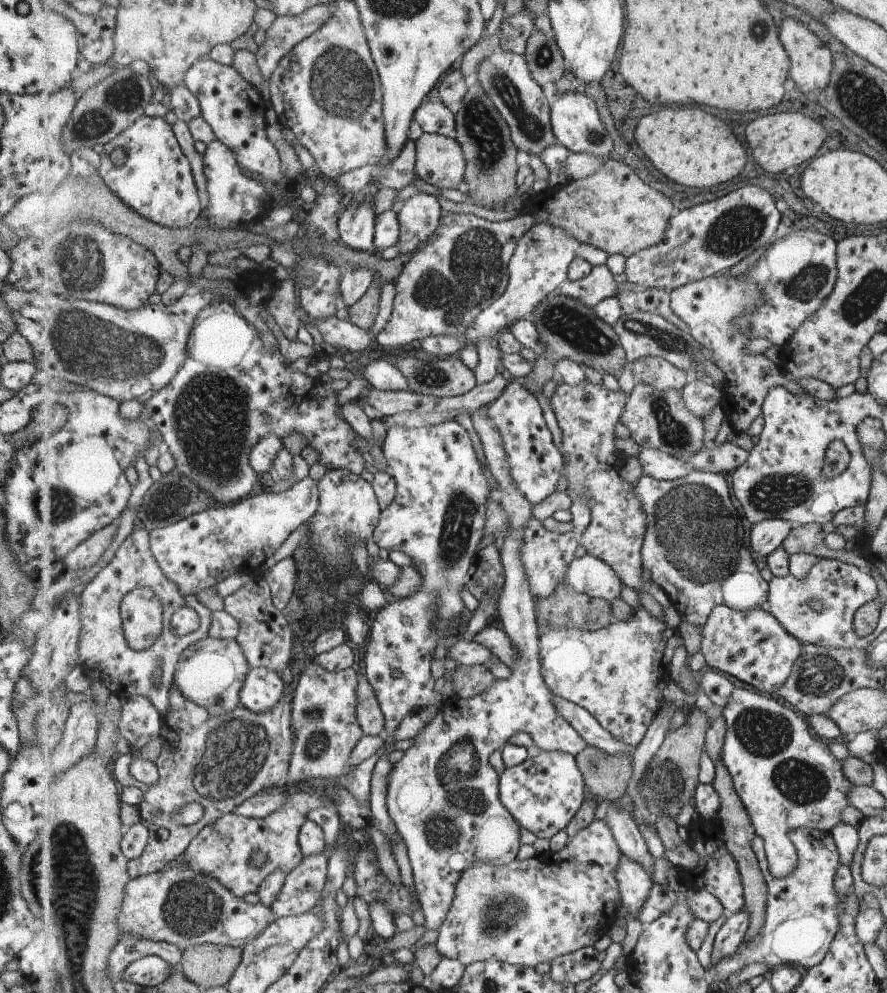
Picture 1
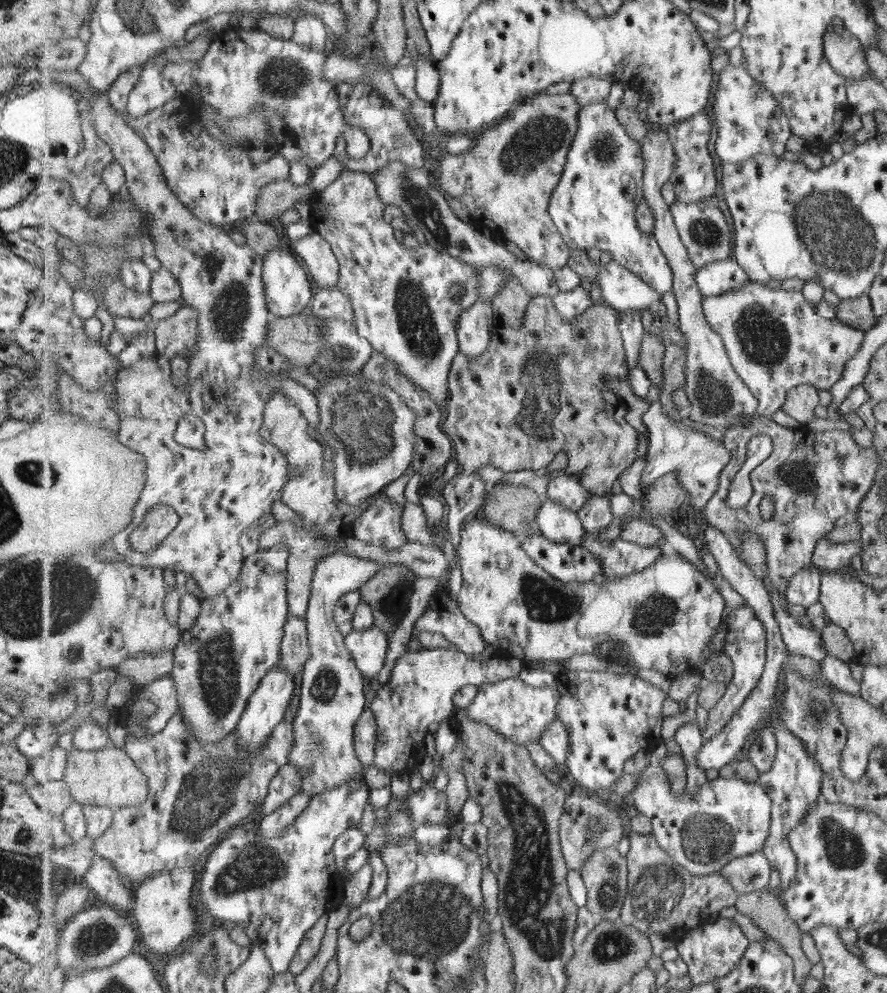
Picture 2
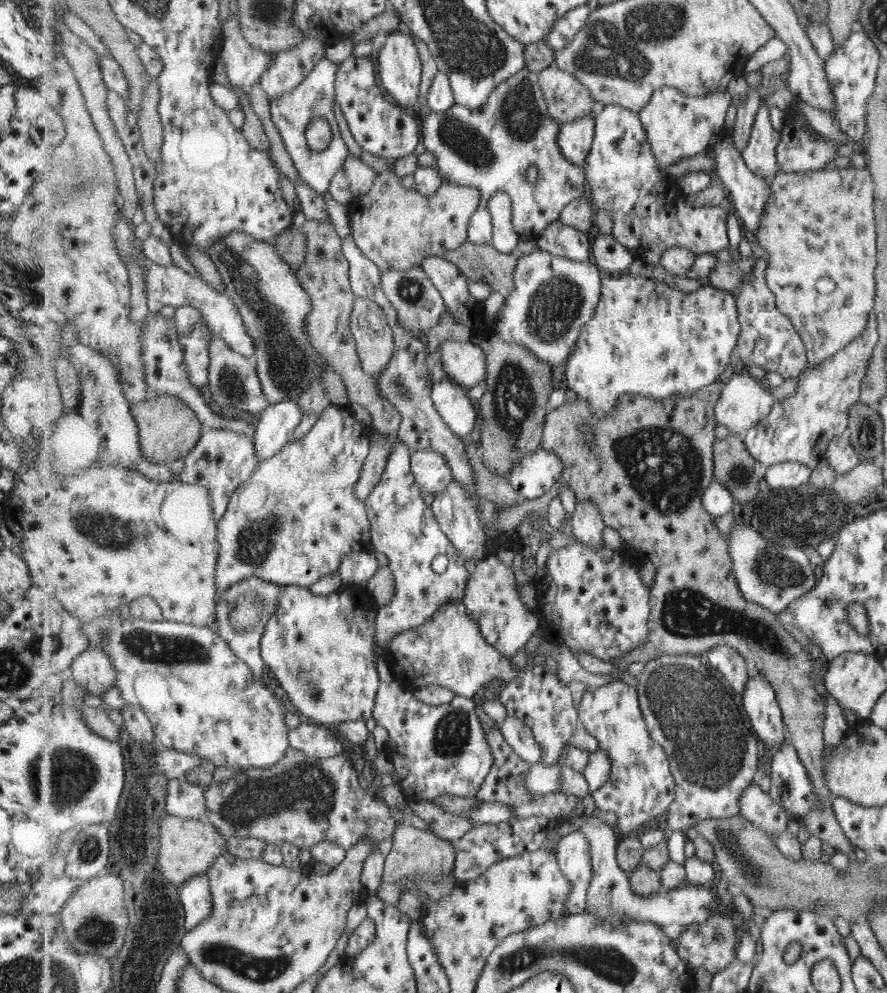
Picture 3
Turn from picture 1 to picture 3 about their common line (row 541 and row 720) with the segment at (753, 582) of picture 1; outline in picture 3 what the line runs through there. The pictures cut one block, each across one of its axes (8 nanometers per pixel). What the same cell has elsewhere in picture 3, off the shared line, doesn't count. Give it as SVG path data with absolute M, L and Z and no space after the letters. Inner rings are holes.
M691 653L665 654L655 662L649 662L638 682L640 707L649 733L669 755L672 772L676 778L676 800L663 822L674 831L683 831L707 818L728 819L741 814L741 797L745 789L760 776L757 766L762 764L763 742L757 740L753 721L745 710L742 696L737 690L729 690L717 674L701 662L701 657Z

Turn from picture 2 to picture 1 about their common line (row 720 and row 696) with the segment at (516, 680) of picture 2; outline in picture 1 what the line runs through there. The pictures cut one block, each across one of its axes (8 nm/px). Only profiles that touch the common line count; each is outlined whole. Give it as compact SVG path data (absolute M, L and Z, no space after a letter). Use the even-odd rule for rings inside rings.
M487 409L475 411L471 414L474 429L480 436L486 461L492 476L498 483L498 496L503 510L509 514L509 532L505 539L505 546L500 550L502 564L506 571L503 593L498 605L499 617L504 625L504 631L520 650L518 661L511 668L511 676L506 680L496 680L496 683L483 695L473 696L472 699L451 698L439 709L435 718L429 722L425 732L413 740L413 745L405 752L398 766L392 766L391 780L388 788L388 809L394 820L402 840L406 844L410 866L414 879L416 894L425 918L427 930L437 930L448 918L448 912L456 898L456 888L460 878L469 868L481 863L494 865L508 865L512 863L519 848L521 848L521 825L516 817L500 799L500 776L493 769L489 758L495 750L501 751L509 744L515 733L527 733L542 751L570 752L575 756L585 750L589 744L580 732L559 714L553 692L549 688L543 674L541 664L541 643L538 633L539 617L537 603L529 586L525 564L521 560L521 544L523 544L523 530L525 524L534 517L534 506L521 494L515 480L509 472L509 456L503 446L501 432L497 431L493 420L487 415Z

